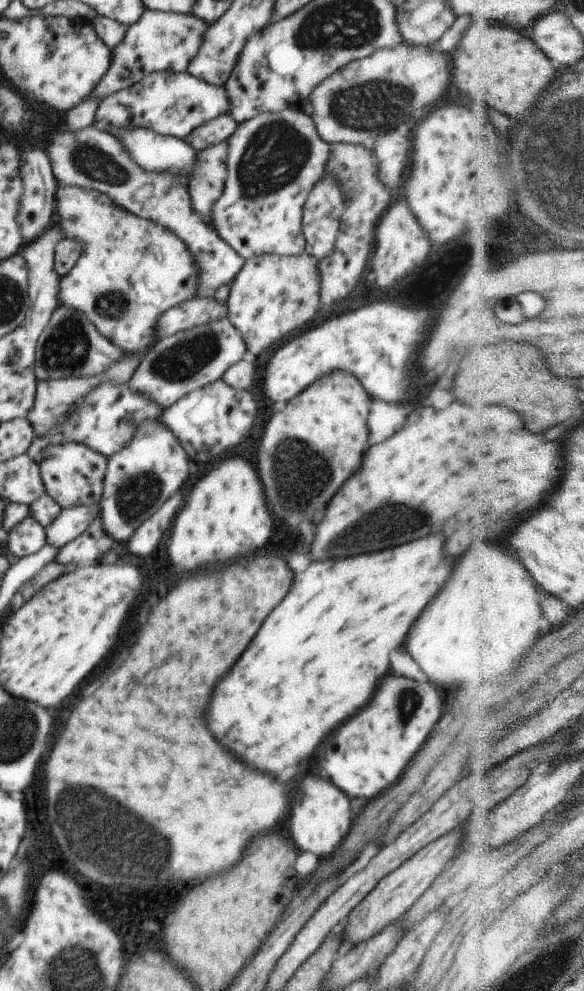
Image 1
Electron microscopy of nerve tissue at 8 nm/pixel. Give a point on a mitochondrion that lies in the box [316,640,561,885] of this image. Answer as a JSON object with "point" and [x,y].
{"point":[410,701]}

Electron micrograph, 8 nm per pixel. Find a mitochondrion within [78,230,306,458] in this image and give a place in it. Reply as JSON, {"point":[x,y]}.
{"point":[180,361]}

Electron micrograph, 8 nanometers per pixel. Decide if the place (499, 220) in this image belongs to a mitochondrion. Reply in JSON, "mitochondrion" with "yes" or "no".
{"mitochondrion":"yes"}

